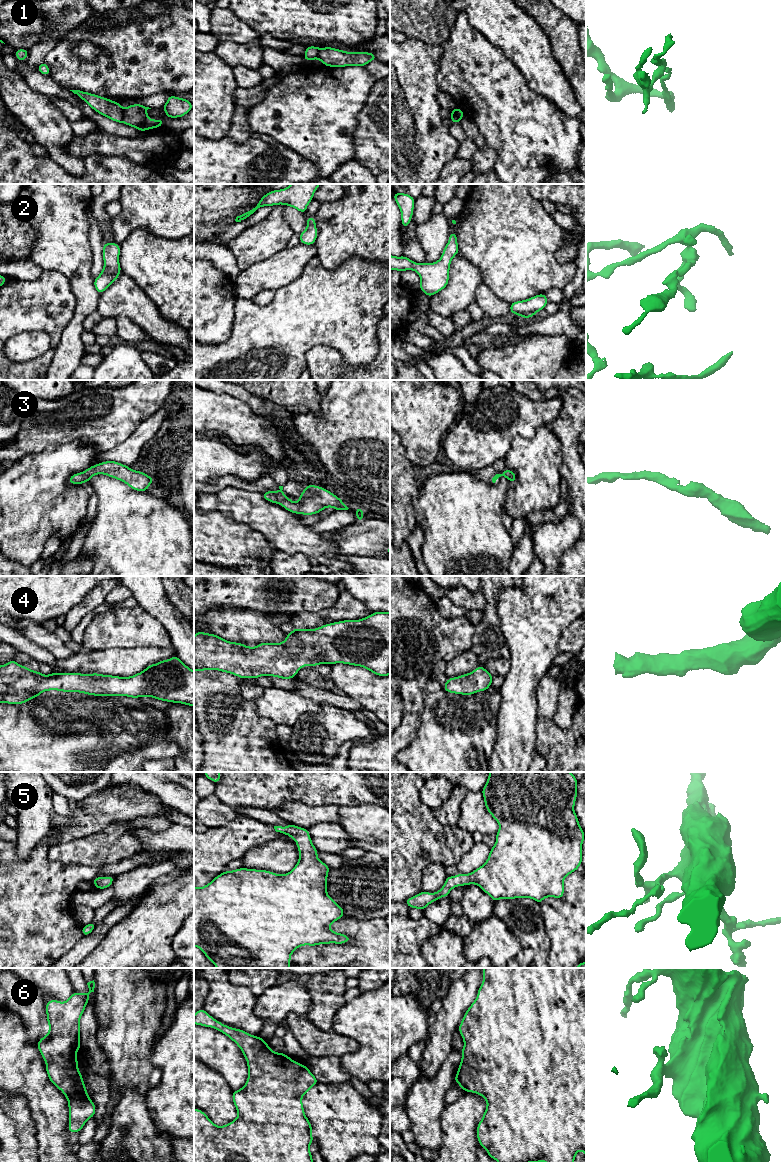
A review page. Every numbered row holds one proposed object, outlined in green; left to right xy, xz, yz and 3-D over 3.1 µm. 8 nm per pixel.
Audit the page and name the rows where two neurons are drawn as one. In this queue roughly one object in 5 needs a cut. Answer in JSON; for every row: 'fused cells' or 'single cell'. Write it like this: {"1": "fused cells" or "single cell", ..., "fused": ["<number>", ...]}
{"1": "fused cells", "2": "single cell", "3": "single cell", "4": "single cell", "5": "single cell", "6": "single cell", "fused": ["1"]}

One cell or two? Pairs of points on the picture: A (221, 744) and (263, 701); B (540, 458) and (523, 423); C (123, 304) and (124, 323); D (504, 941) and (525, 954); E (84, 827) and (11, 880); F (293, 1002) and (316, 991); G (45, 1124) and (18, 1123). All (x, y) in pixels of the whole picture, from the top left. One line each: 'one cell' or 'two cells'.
A: two cells
B: two cells
C: two cells
D: two cells
E: two cells
F: two cells
G: two cells

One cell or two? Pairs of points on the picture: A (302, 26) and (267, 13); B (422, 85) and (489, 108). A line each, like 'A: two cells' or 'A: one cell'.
A: one cell
B: two cells

